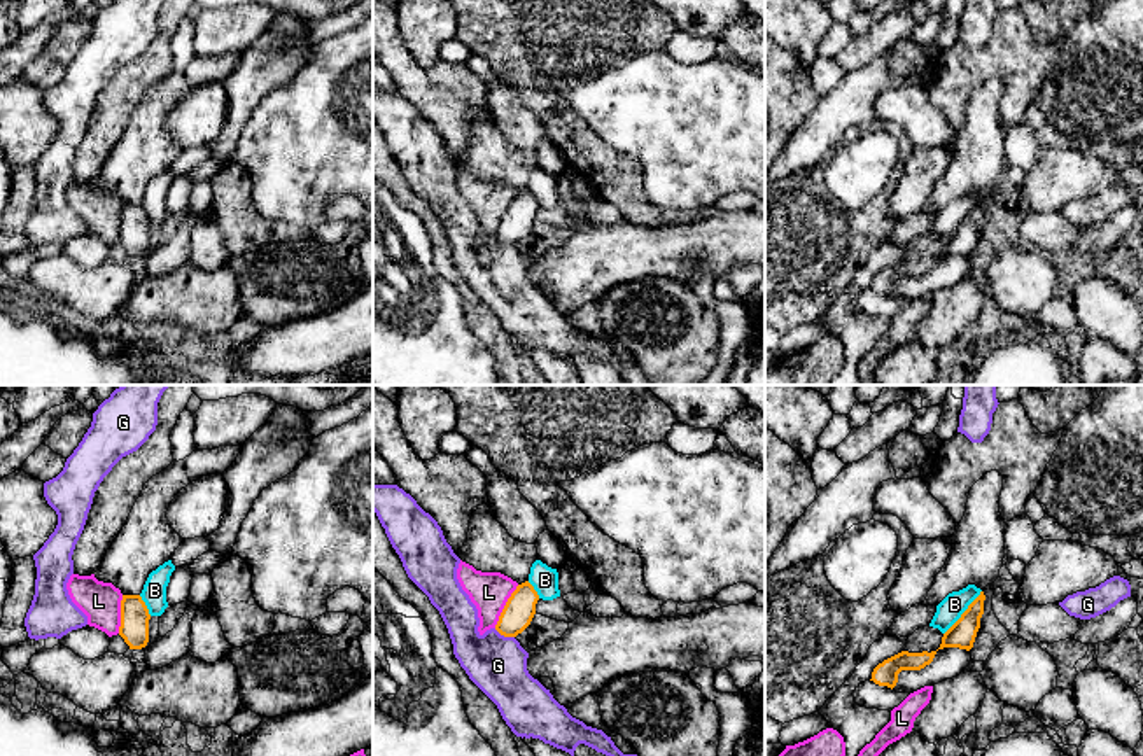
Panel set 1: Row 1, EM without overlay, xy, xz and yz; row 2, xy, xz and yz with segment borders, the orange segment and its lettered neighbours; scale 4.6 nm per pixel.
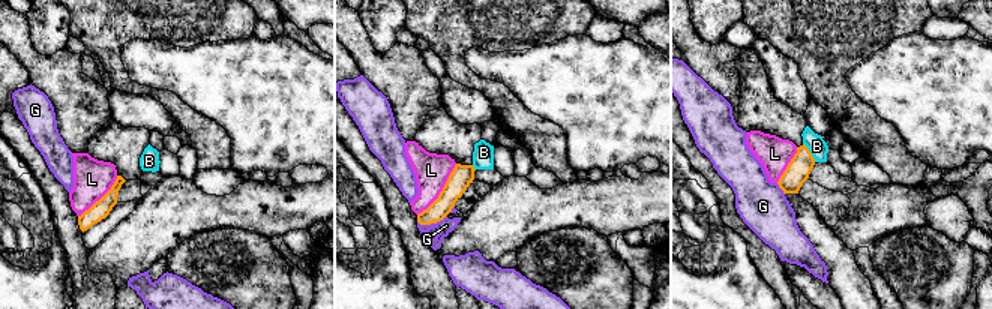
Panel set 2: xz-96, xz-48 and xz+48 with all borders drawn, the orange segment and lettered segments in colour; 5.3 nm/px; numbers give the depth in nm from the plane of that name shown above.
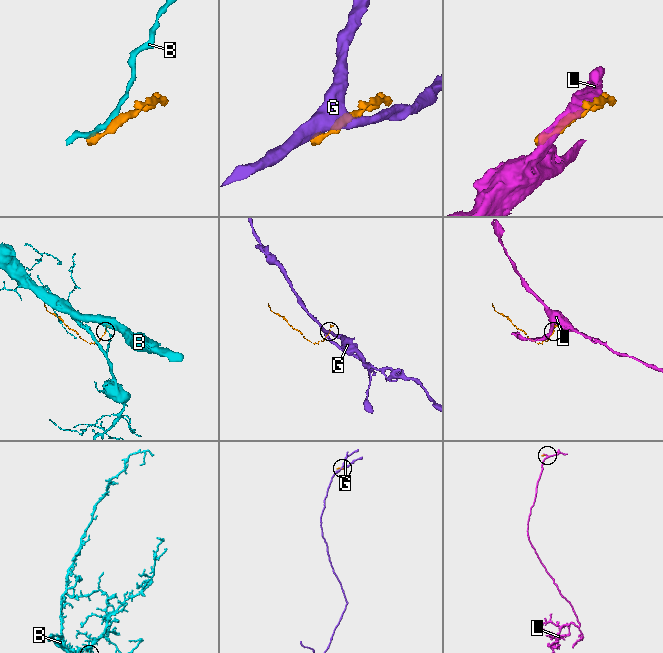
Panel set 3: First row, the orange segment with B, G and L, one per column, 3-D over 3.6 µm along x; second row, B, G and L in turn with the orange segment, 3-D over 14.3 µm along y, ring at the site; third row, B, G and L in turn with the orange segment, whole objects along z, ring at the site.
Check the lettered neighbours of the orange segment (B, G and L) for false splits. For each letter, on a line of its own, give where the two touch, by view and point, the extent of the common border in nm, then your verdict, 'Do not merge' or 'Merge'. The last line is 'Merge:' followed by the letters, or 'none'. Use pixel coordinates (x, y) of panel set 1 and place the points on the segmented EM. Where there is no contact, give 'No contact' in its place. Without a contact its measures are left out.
B: Touches orange at yz (963, 613). Shared border 260 nm. Do not merge
G: Touches orange at xz (504, 636). Shared border 100 nm. Do not merge
L: Touches orange at xz (504, 606). Shared border 240 nm. Do not merge
Merge: none

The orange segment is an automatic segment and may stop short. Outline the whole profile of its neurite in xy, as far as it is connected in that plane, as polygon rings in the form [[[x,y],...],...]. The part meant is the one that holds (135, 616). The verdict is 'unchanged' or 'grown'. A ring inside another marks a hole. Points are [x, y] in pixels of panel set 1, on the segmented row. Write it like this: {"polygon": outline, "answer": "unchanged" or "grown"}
{"polygon": [[[123,595],[119,635],[130,649],[142,649],[149,642],[149,609],[140,595]]], "answer": "unchanged"}

